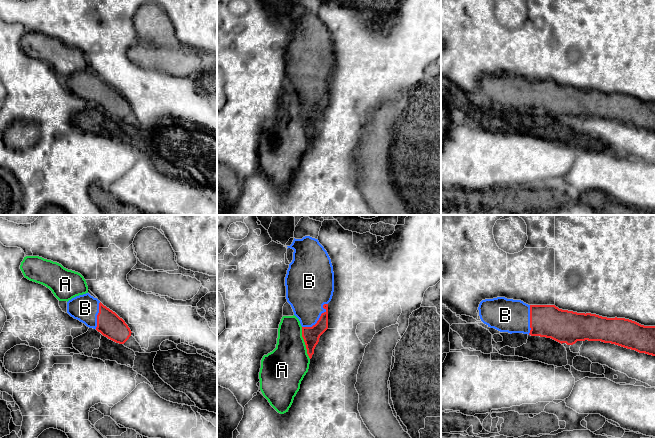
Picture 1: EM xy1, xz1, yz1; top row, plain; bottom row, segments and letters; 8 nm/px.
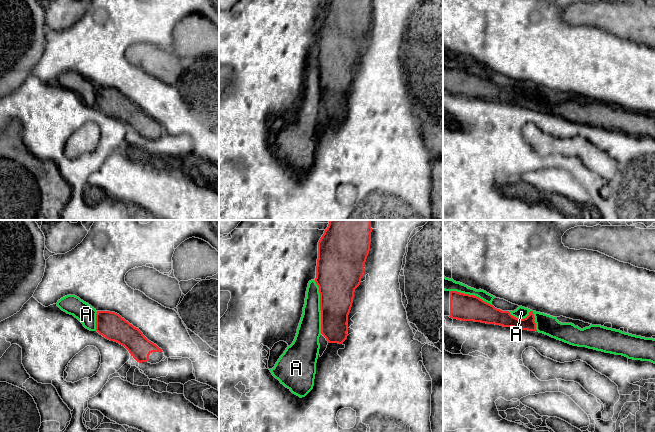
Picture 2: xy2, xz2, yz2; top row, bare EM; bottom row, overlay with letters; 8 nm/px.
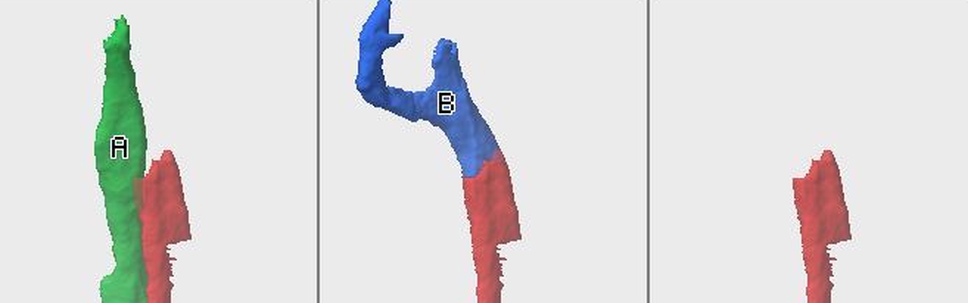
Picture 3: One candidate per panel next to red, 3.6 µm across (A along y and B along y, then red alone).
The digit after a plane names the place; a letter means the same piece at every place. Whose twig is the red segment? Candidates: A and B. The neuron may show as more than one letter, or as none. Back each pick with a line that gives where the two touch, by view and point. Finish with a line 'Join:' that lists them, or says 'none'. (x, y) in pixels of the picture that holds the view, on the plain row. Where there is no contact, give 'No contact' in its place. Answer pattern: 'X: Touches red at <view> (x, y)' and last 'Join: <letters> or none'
B: Touches red at xz1 (319, 95)
Join: B

